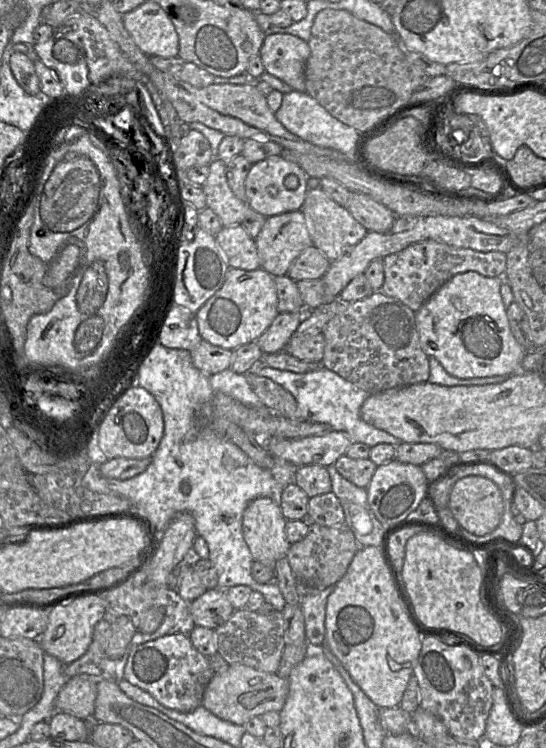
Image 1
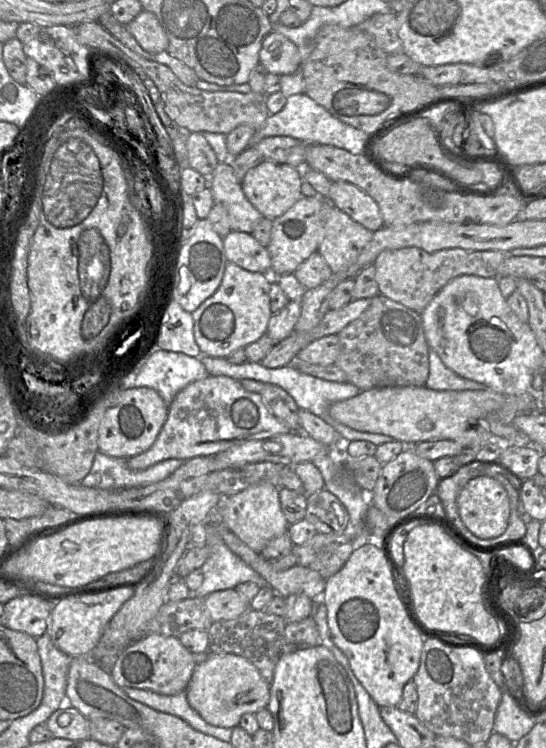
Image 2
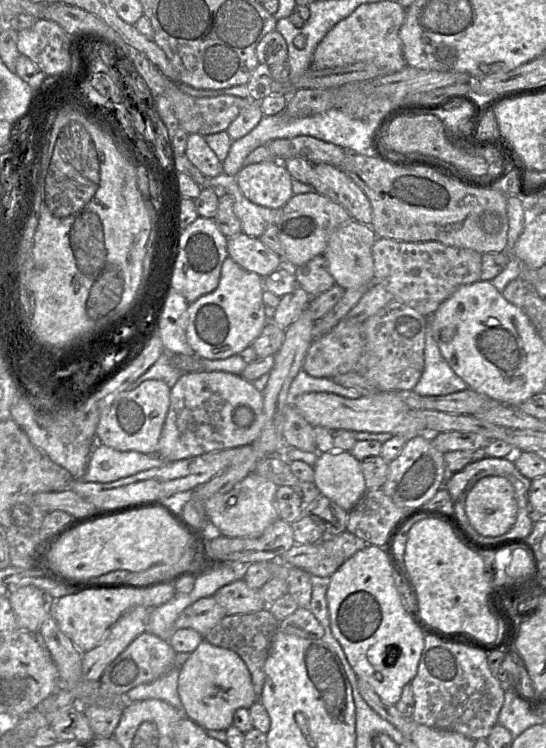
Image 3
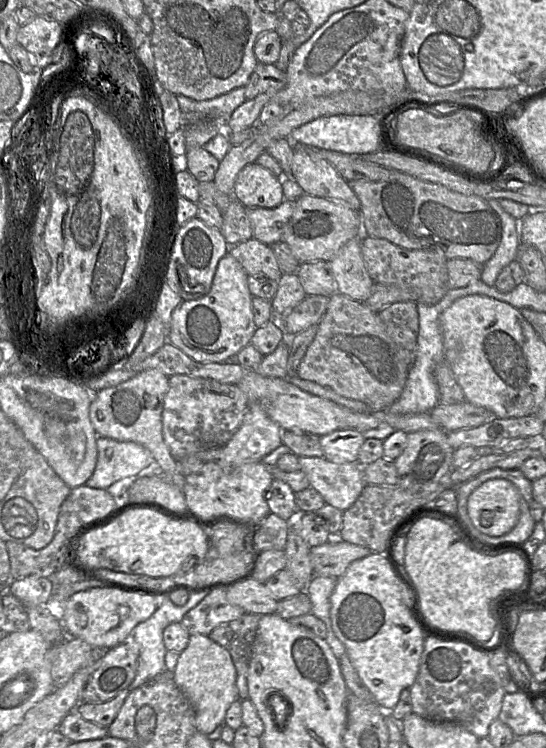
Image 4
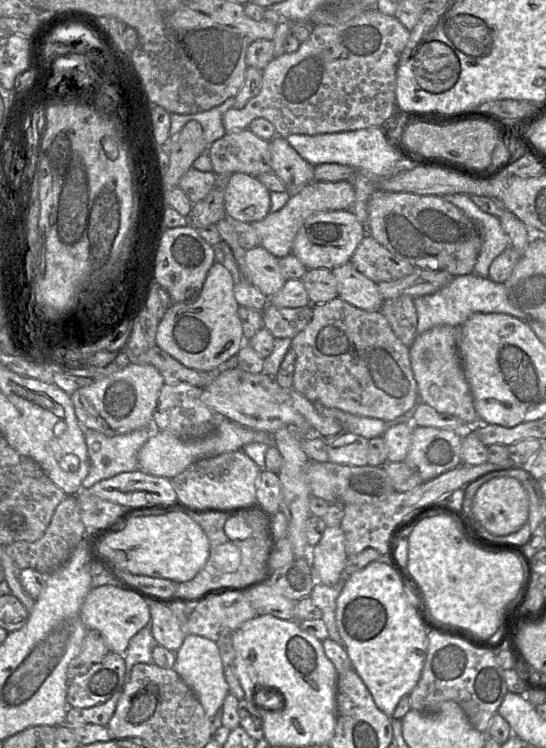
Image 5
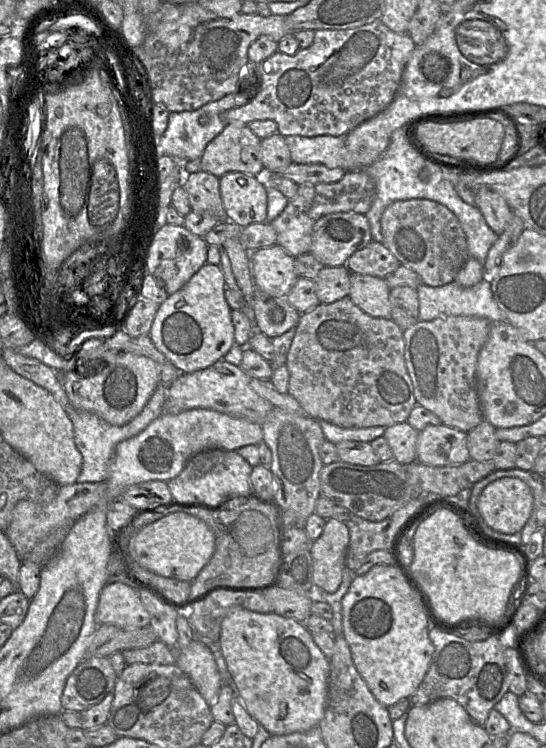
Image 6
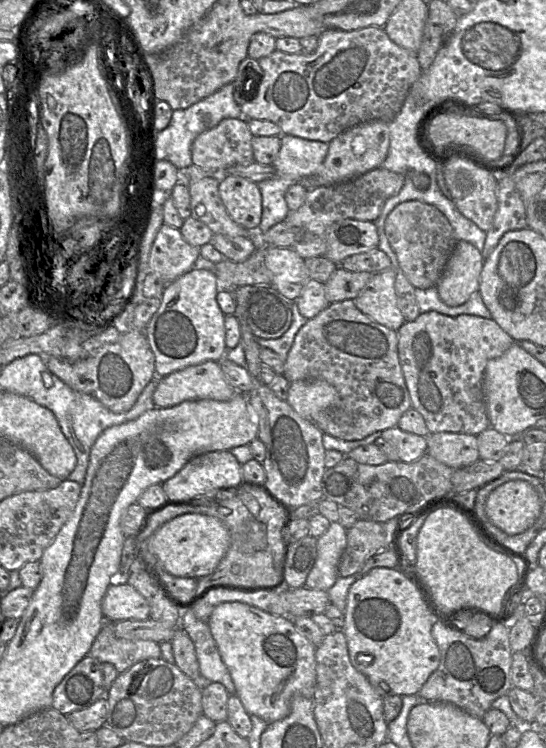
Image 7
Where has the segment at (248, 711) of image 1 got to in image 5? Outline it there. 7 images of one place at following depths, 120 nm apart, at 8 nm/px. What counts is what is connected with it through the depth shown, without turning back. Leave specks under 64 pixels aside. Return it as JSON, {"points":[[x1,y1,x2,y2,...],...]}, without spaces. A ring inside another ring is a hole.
{"points":[[187,634,181,647,175,652,174,670,193,691,208,718,212,719,221,709,229,687,223,673,223,665,216,642,198,635]]}

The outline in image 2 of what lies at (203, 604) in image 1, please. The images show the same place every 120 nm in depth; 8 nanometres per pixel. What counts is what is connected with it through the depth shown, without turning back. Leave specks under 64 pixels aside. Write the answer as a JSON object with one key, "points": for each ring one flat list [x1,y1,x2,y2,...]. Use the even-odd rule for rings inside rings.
{"points":[[236,589,213,592,204,600,212,622,237,618,250,609]]}

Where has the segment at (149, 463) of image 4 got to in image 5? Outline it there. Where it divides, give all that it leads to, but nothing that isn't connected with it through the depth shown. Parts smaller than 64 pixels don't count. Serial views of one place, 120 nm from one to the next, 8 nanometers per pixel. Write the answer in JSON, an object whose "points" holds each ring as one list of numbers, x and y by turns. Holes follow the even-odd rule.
{"points":[[154,418,152,424,145,428,117,436,84,429,90,471,82,482,82,488,88,489,120,473,139,470,138,453,154,434,154,429]]}

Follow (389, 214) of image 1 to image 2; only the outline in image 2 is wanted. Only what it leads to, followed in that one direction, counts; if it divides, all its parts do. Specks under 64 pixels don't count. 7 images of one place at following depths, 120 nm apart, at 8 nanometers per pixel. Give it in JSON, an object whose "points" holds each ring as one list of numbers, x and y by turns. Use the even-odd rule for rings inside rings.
{"points":[[345,181,331,183,328,201,371,232,384,226,377,203,364,191]]}

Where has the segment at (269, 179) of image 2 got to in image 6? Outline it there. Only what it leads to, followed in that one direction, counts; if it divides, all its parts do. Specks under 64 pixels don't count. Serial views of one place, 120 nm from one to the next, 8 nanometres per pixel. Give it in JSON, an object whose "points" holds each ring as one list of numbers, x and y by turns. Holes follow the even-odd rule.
{"points":[[230,172,219,178,220,196,226,219,245,228,267,218,265,177]]}

